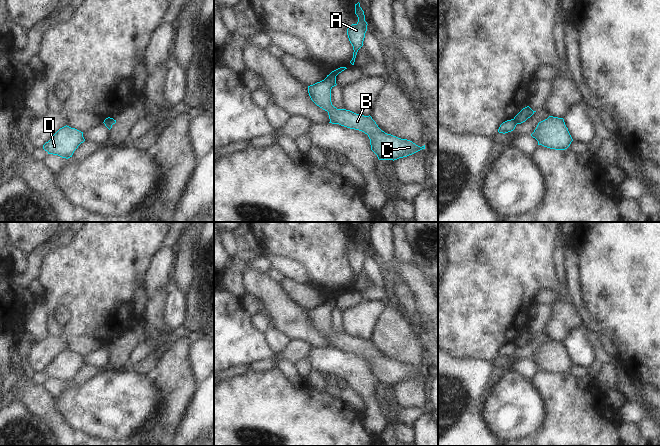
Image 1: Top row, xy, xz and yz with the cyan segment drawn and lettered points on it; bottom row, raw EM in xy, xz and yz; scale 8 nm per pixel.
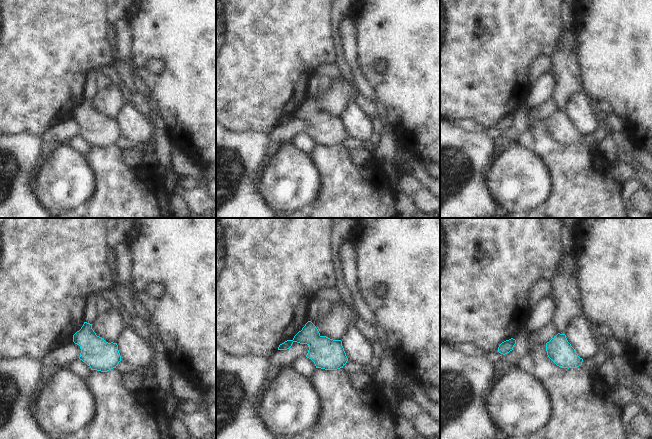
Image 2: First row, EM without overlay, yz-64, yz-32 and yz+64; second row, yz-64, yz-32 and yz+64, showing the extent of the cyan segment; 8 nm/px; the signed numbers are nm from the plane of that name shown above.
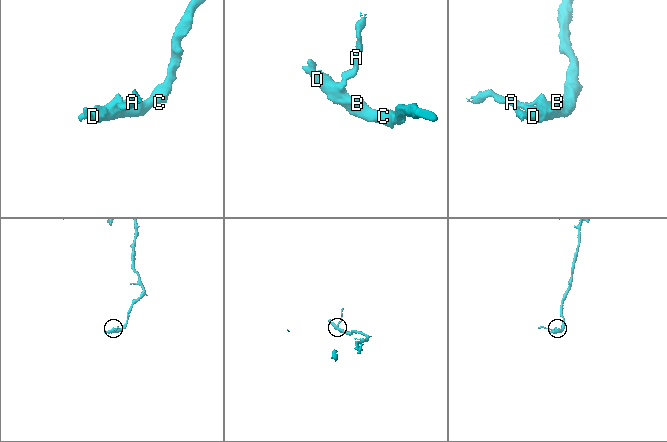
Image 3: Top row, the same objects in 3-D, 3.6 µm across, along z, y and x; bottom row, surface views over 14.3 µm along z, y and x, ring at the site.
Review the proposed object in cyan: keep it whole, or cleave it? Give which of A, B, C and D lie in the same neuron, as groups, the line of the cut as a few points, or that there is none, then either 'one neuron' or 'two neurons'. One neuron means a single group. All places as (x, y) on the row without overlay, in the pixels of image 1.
A / B C D | xz (330, 297), (335, 300) | two neurons

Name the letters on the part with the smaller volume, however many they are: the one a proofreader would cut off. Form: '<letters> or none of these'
A

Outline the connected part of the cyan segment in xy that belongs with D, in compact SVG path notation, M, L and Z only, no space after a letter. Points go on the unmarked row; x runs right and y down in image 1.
M64 350L60 352L53 361L43 369L48 378L58 379L62 382L72 381L78 370L85 365L83 356Z

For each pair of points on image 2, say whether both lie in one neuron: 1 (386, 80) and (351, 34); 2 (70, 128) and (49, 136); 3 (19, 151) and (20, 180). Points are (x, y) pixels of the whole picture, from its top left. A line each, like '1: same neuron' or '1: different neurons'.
1: different neurons
2: same neuron
3: same neuron

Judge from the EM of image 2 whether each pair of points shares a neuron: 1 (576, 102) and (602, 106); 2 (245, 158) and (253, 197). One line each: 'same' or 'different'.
1: different
2: same

